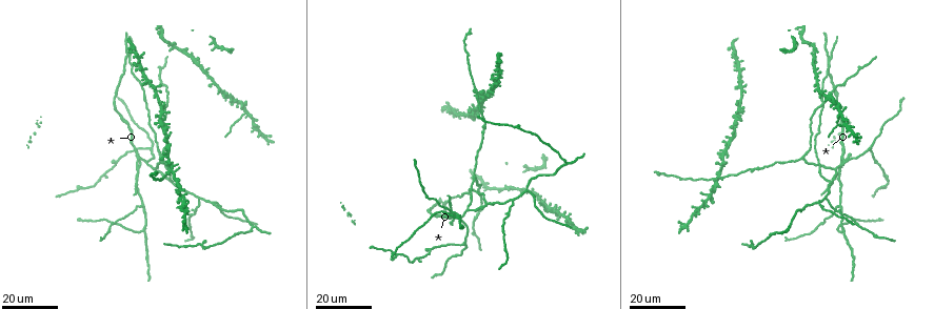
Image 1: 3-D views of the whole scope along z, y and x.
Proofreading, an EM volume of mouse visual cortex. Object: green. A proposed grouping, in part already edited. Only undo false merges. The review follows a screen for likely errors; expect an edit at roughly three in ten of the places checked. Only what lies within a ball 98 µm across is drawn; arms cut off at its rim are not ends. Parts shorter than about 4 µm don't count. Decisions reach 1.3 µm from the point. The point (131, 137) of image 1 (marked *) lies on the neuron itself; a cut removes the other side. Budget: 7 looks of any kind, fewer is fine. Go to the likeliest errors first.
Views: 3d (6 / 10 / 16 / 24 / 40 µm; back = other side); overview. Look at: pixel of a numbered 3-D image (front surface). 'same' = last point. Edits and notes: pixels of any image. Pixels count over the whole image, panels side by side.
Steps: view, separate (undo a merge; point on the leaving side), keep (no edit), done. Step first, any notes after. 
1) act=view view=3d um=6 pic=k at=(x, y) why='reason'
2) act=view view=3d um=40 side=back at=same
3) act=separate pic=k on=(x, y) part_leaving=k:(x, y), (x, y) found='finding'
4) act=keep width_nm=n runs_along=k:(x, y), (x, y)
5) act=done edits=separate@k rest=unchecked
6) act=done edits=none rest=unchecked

act=view view=3d um=16 pic=1 at=(244, 113)

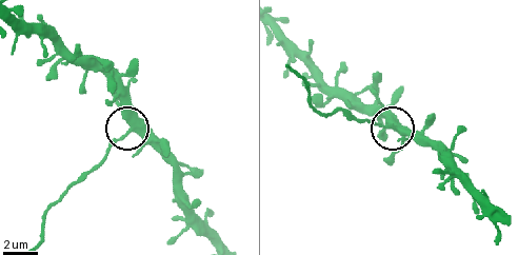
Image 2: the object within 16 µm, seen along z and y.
act=view view=3d um=10 pic=2 at=(133, 129)

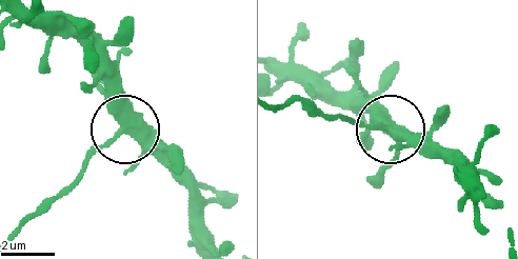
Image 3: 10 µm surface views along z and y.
act=separate pic=3 on=(87, 157) arms=4 found='two neurons meet here'

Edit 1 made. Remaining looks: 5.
act=view view=3d um=24 pic=1 at=(513, 128) why='calibre changes'

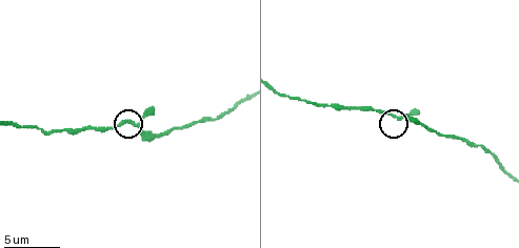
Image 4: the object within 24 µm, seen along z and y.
act=view view=3d um=6 pic=4 at=(402, 115)

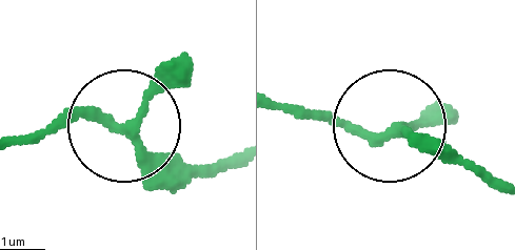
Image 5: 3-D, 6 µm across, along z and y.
act=keep arms=3 runs_along=5:(497, 186), (396, 133), (282, 110) found='all the same neuron'

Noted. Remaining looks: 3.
act=view view=3d um=16 pic=1 at=(253, 227) why='three-way junction'

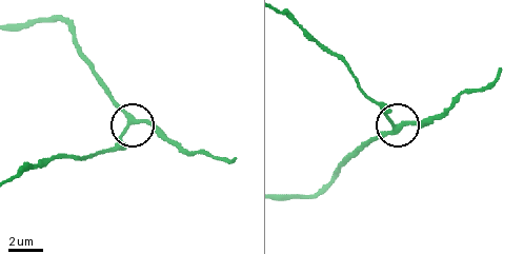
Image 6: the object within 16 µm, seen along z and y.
act=view view=3d um=6 pic=6 at=(131, 123)

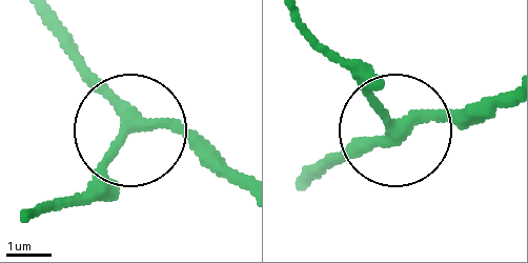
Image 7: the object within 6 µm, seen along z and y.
act=keep runs_along=7:(37, 15), (119, 117), (187, 132), (228, 169) found='continuous, no second neuron'

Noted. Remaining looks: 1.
act=done edits=separate@3 rest=unchecked

